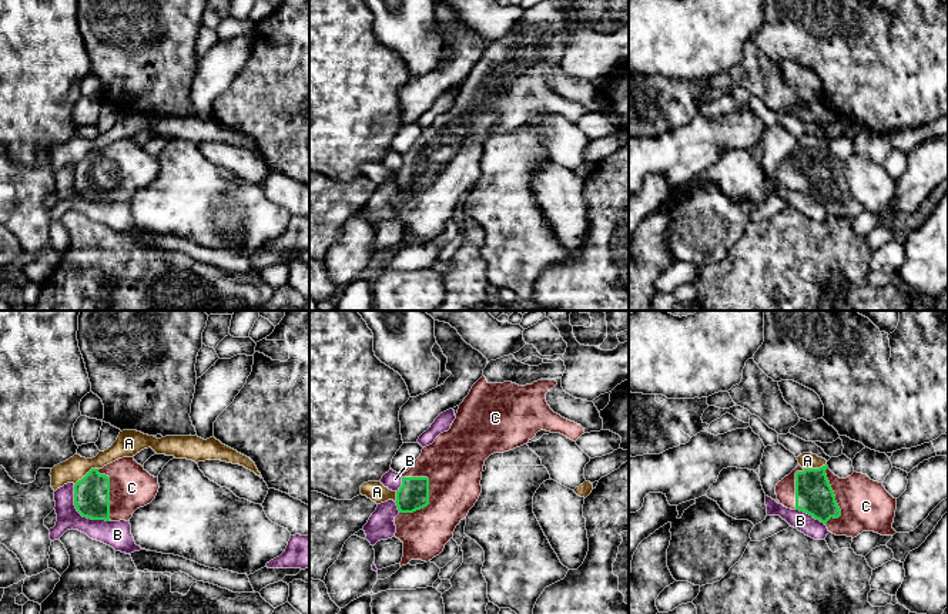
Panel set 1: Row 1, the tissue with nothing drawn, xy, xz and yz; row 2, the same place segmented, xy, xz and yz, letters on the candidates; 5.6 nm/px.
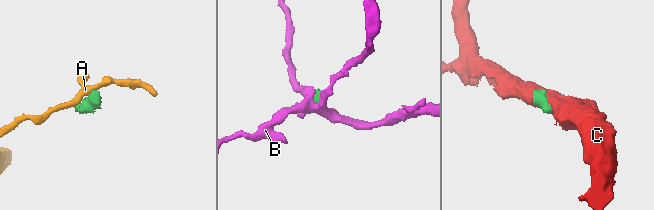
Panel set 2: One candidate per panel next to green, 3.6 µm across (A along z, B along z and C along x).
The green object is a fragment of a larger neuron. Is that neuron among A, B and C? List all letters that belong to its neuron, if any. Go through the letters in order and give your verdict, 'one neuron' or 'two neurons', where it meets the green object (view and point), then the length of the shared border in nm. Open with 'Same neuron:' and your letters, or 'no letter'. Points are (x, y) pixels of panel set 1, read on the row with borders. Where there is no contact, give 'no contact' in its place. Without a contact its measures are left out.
Same neuron: C
A: two neurons; meets green in xy at (87, 473); contact 170 nm long
B: two neurons; meets green in xy at (81, 514); contact 300 nm long
C: one neuron; meets green in xz at (426, 505); contact 260 nm long

